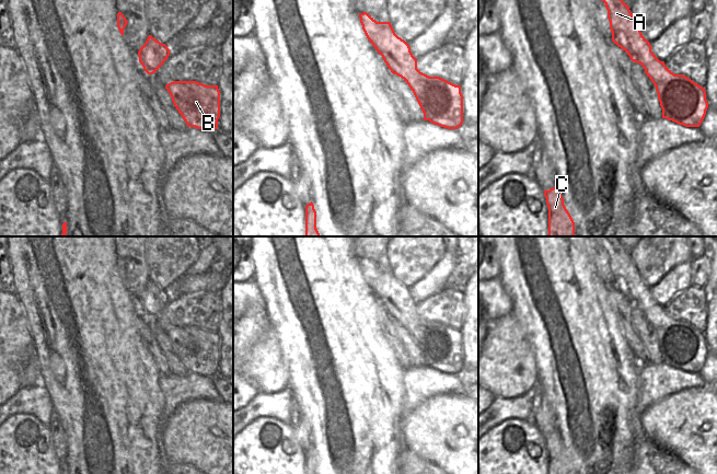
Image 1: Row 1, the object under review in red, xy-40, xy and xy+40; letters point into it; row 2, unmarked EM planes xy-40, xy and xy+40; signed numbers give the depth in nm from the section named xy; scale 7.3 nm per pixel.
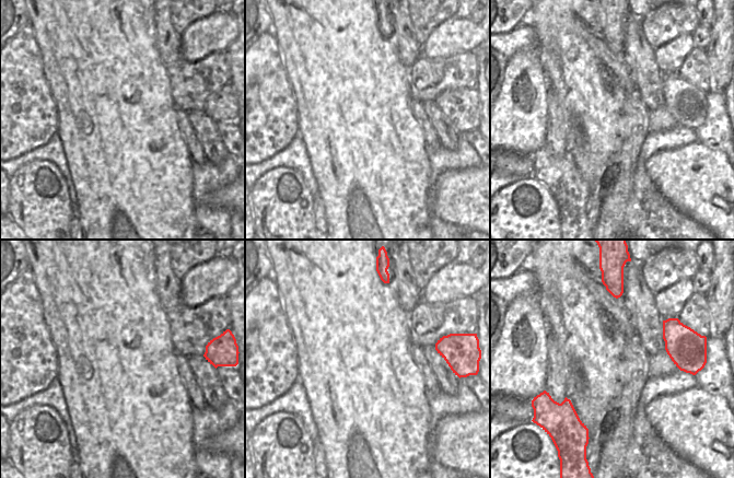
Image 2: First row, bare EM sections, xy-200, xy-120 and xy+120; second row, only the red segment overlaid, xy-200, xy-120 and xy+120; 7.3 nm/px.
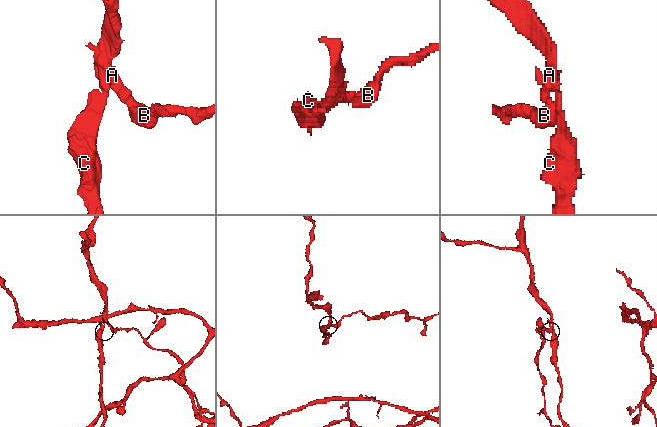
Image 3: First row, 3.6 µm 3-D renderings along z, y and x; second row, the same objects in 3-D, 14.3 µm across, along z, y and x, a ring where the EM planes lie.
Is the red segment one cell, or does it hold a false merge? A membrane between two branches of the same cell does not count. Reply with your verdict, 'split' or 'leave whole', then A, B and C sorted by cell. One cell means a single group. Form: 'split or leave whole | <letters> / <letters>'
split | A C / B

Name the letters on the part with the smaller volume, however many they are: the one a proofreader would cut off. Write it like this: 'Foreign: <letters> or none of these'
Foreign: B

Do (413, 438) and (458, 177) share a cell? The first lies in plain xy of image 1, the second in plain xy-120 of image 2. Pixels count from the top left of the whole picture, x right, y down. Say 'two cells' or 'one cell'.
one cell

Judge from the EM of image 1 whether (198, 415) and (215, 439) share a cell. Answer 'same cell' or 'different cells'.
same cell

